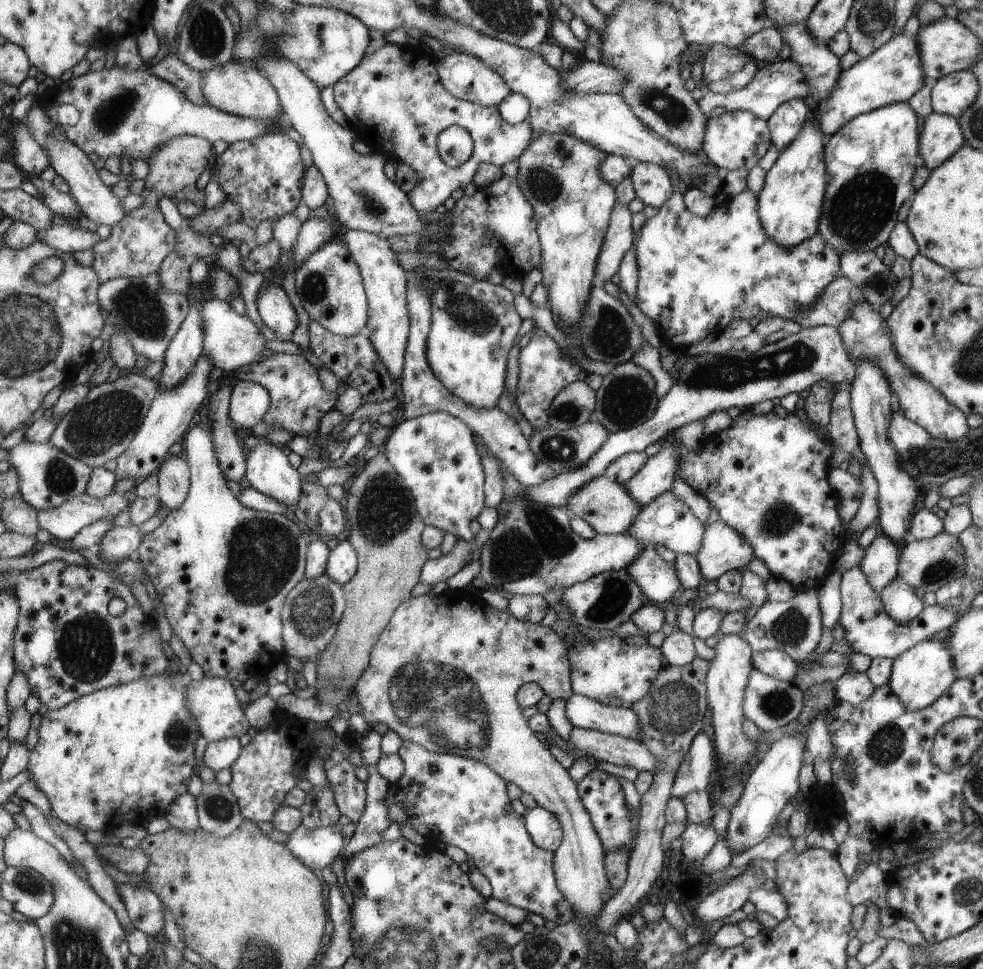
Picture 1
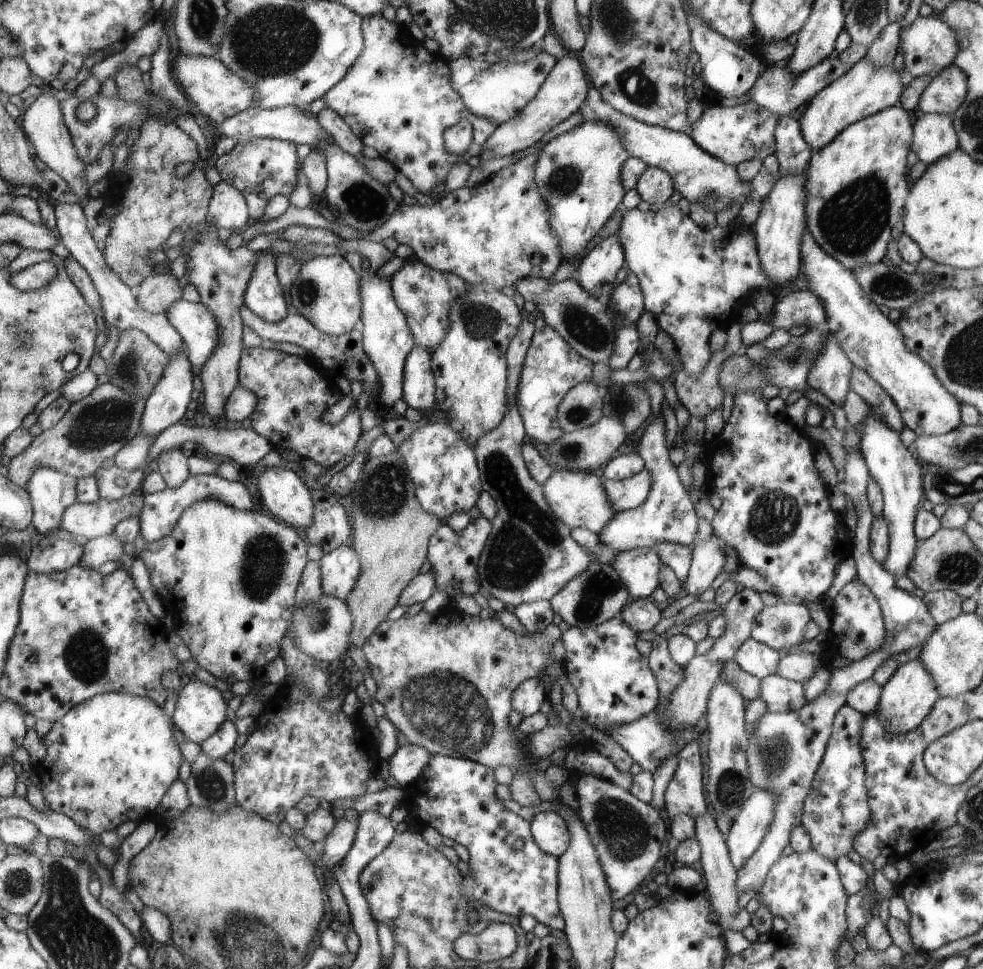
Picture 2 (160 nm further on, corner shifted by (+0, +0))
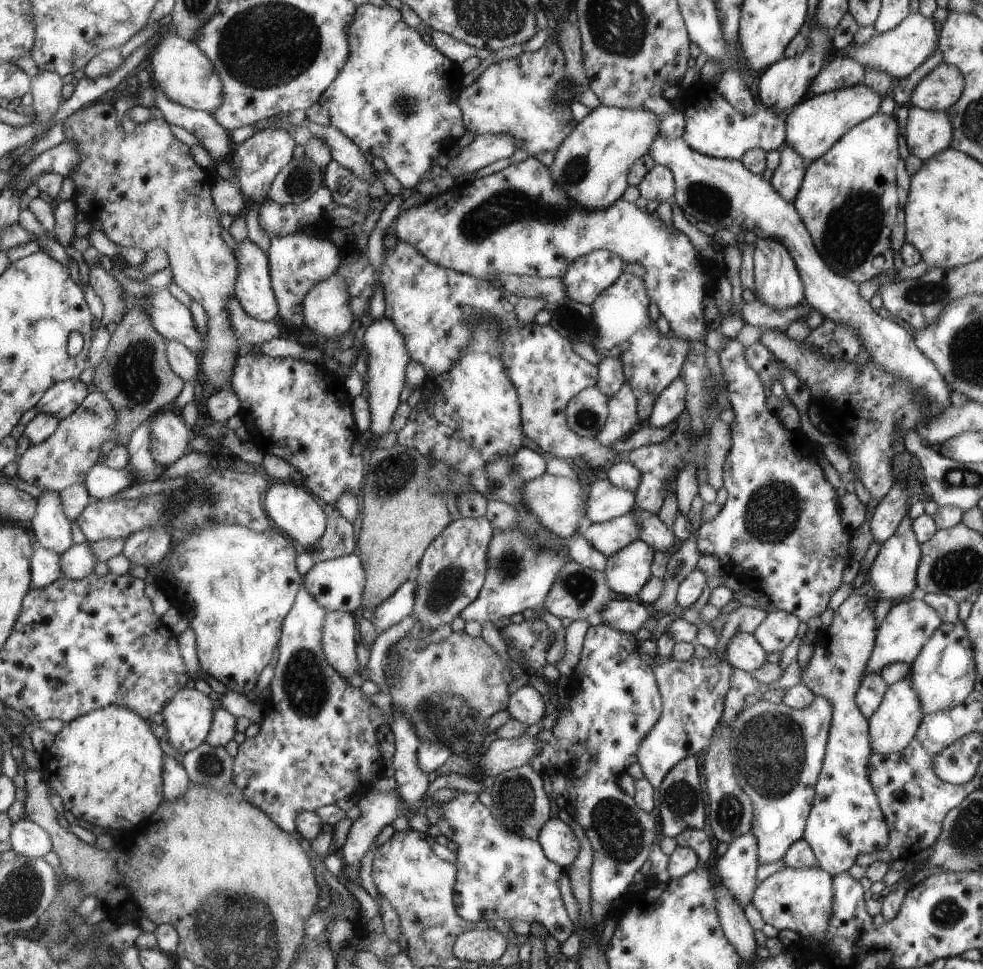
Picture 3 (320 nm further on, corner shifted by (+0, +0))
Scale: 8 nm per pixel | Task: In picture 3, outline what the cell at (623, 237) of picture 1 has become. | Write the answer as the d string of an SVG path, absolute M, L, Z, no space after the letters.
M593 250L577 258L562 277L570 300L590 306L622 274L625 263L607 250Z

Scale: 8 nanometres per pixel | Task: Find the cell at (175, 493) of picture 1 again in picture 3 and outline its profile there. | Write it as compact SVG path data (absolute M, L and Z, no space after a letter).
M161 412L153 424L153 458L163 469L186 457L191 441L191 430L179 414Z

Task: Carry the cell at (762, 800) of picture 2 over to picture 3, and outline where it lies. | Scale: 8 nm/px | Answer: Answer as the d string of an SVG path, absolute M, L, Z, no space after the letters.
M753 830L735 836L715 865L721 884L741 908L752 902L757 868L757 842Z

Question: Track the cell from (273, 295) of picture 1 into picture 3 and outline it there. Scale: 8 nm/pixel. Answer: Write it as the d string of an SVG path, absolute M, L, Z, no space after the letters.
M248 239L234 249L239 260L236 298L249 316L264 322L278 319L280 307L273 287L268 252L263 252Z

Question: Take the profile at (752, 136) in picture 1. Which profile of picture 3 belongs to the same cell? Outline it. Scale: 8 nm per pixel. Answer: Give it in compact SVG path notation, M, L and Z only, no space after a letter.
M705 94L705 108L701 108L701 96L697 102L683 103L685 126L680 138L685 140L689 148L695 152L711 156L715 159L740 160L749 148L759 148L767 153L778 149L785 140L784 115L773 111L761 102L757 102L757 110L751 116L743 116L735 108L727 104L719 94Z

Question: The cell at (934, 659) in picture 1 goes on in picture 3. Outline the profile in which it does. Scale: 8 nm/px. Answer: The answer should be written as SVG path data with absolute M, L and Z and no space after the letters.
M901 678L893 684L889 684L885 688L883 699L880 707L873 712L868 719L869 732L869 747L871 751L877 754L889 754L889 752L899 752L911 742L913 736L916 736L917 728L923 716L923 708L921 708L921 700L917 698L916 689L912 686L912 681L909 678Z

